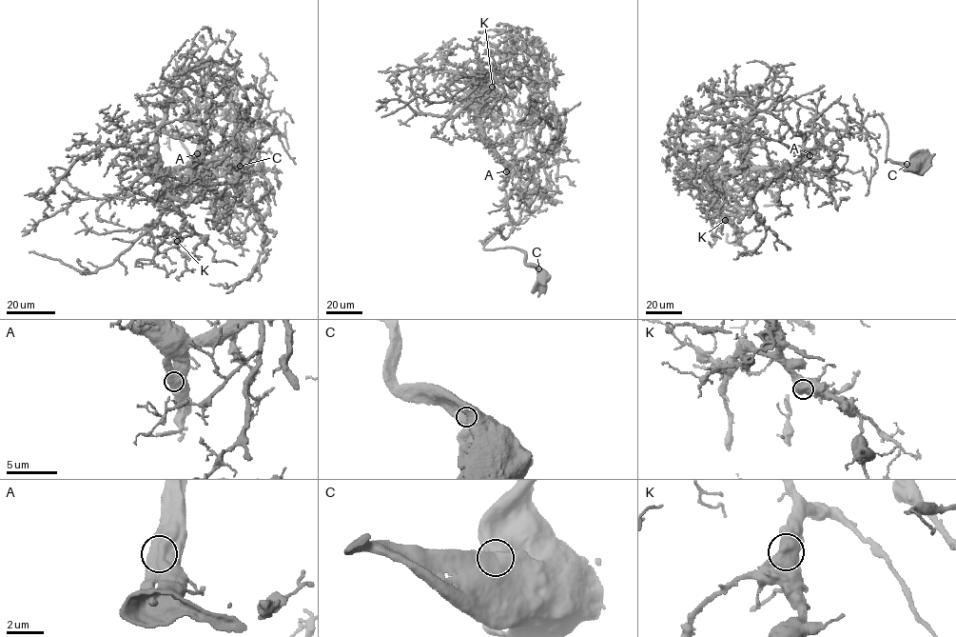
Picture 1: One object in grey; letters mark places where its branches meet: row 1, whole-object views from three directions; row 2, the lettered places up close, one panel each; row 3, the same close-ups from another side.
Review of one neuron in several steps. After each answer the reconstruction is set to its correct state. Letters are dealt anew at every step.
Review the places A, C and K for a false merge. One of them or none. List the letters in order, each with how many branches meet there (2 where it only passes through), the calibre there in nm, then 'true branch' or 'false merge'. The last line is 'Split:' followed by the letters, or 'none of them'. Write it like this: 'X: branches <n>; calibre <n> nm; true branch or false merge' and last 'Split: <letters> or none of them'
A: branches 1; calibre 1100 nm; true branch
C: branches 1; calibre 1000 nm; true branch
K: branches 1; calibre 1050 nm; true branch
Split: none of them

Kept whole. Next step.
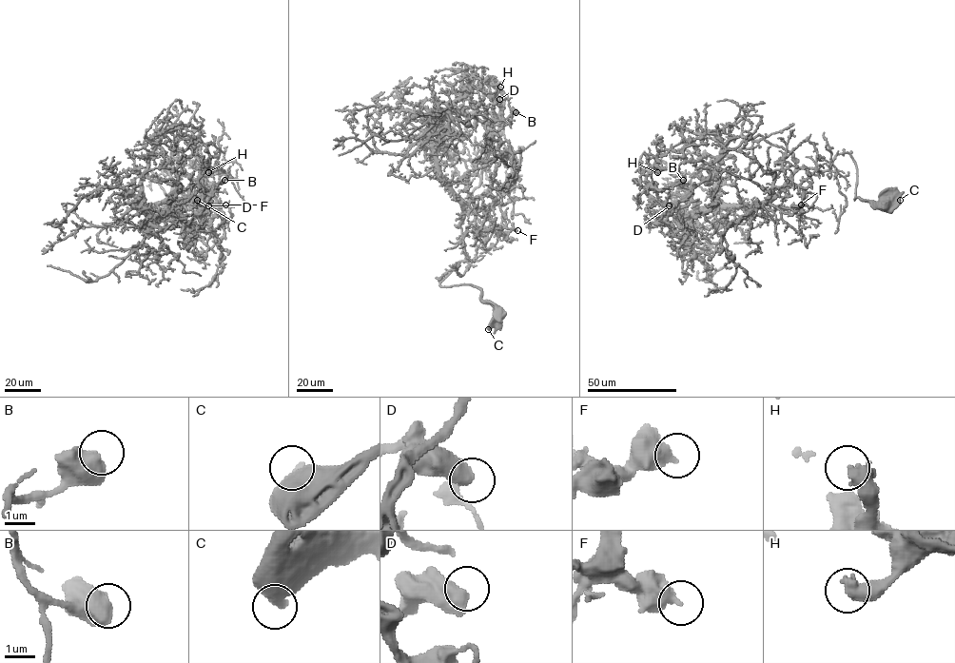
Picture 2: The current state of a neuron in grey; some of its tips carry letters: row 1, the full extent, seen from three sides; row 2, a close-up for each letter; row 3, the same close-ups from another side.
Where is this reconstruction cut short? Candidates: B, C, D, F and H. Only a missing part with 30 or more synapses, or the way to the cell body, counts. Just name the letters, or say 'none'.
none

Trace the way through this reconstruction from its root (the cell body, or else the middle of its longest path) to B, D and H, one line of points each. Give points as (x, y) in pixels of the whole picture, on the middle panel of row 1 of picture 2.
B: (496, 316), (479, 288), (439, 285), (466, 257), (463, 205), (433, 134), (473, 88), (516, 112)
D: (496, 316), (479, 288), (439, 283), (454, 264), (466, 260), (457, 225), (487, 163), (494, 102), (499, 99)
H: (496, 316), (479, 288), (439, 283), (466, 260), (457, 225), (499, 125), (500, 87)

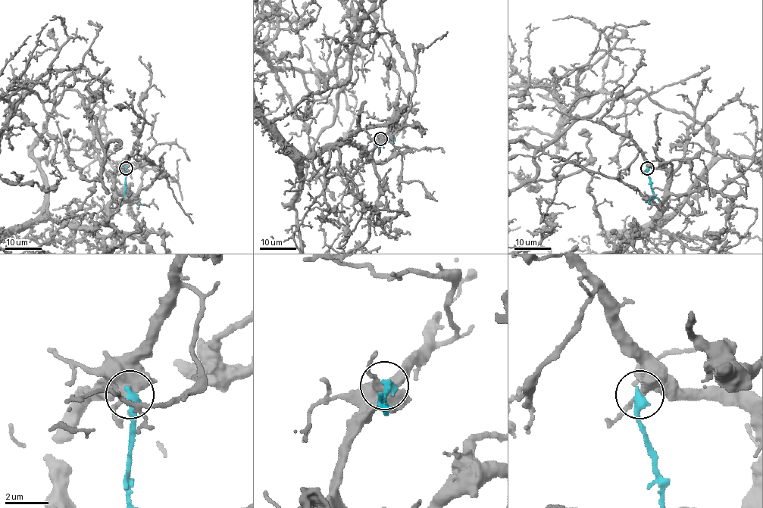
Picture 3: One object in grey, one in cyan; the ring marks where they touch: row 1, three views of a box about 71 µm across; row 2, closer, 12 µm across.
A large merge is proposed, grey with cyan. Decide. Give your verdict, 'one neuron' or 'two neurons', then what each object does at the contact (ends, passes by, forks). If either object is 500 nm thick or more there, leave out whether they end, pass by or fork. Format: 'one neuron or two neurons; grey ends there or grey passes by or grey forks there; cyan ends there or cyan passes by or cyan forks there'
two neurons; grey passes by; cyan ends there

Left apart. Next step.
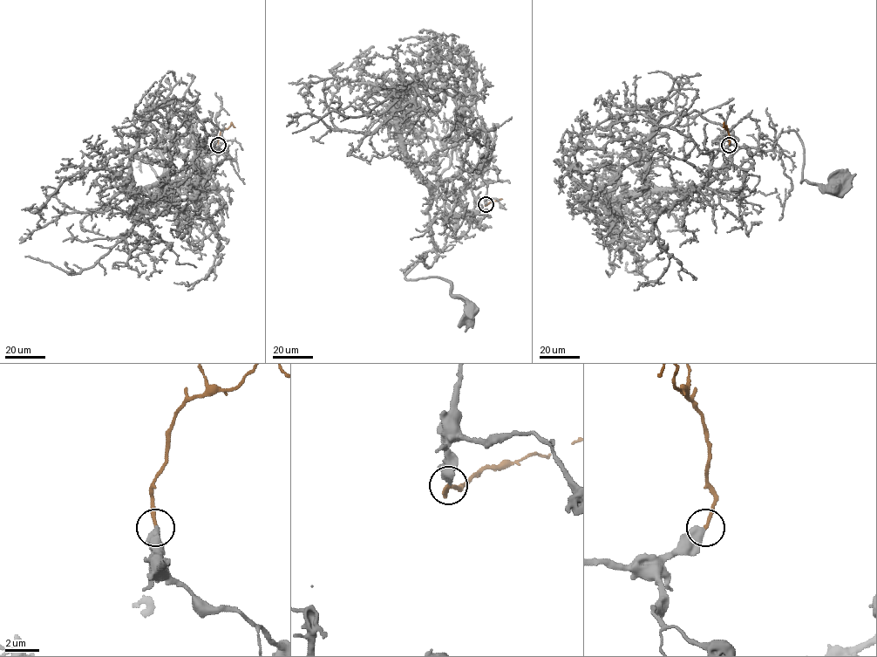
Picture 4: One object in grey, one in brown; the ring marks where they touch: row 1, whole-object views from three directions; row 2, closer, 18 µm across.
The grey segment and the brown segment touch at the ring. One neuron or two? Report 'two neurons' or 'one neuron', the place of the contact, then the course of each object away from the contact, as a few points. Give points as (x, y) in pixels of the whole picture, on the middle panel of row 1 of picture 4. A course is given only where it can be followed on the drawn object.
one neuron; place (486, 204); course grey (486, 204), (486, 184), (436, 184), (434, 249), (405, 276), (444, 278), (467, 311); course brown (486, 204), (502, 199)

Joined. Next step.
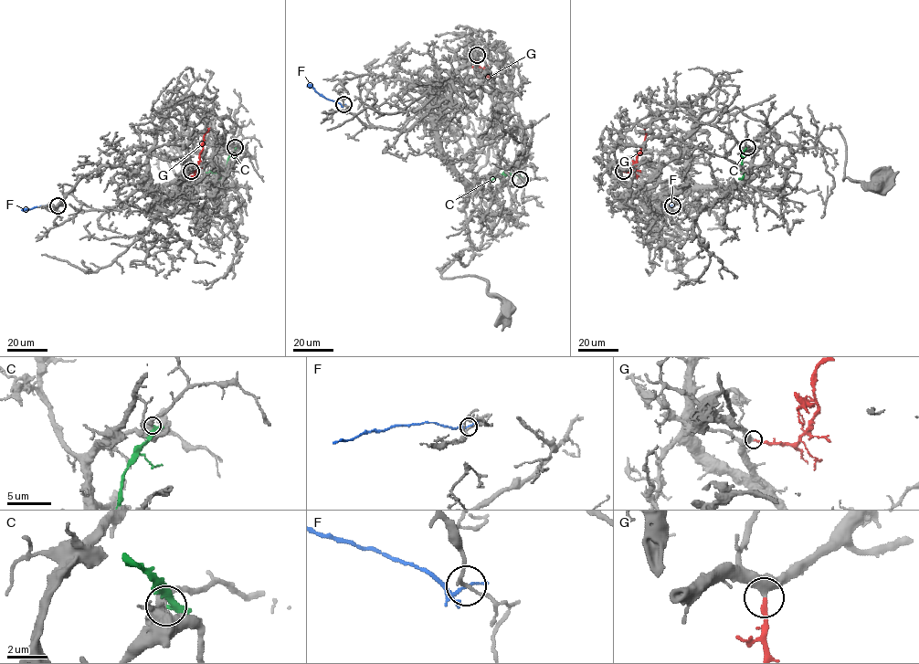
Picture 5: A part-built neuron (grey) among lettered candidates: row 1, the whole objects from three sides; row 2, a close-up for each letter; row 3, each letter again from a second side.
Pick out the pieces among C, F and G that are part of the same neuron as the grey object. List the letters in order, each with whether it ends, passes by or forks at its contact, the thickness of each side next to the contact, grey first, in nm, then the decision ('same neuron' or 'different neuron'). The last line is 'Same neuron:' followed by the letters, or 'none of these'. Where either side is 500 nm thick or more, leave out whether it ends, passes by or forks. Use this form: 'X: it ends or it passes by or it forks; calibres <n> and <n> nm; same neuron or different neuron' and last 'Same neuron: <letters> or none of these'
C: it passes by; calibres 460 and 220 nm; different neuron
F: it forks; calibres 150 and 90 nm; different neuron
G: it ends; calibres 420 and 220 nm; same neuron
Same neuron: G

